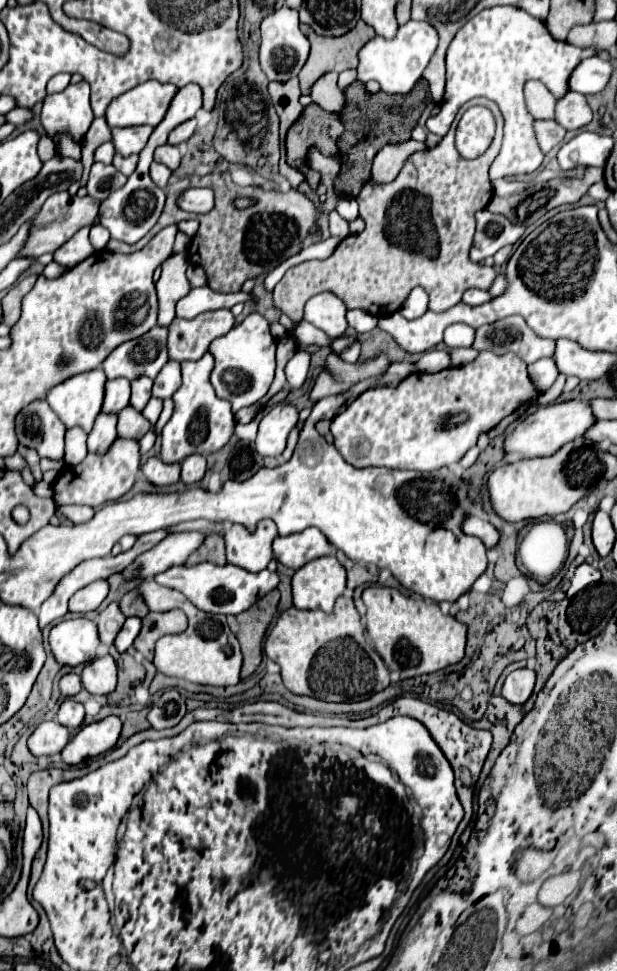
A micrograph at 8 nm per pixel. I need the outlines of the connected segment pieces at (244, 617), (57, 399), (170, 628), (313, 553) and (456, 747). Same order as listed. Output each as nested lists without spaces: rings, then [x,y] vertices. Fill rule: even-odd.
[[[272,590],[244,614],[228,616],[228,624],[232,626],[244,654],[242,678],[248,678],[262,662],[262,640],[270,622],[278,616],[278,602],[280,592]]]
[[[96,368],[88,374],[78,374],[76,378],[68,378],[68,382],[54,386],[46,400],[66,428],[80,426],[84,432],[90,432],[96,416],[102,410],[104,384],[106,374],[102,368]]]
[[[182,610],[150,612],[146,618],[142,618],[142,630],[134,640],[134,648],[142,652],[146,660],[152,660],[156,642],[166,634],[182,634],[186,626],[188,626],[188,620]]]
[[[308,528],[292,536],[276,536],[272,542],[274,558],[288,568],[302,568],[306,562],[332,554],[330,542],[316,528]]]
[[[396,698],[392,702],[392,716],[398,716],[398,714],[408,714],[416,720],[420,720],[428,732],[432,734],[432,738],[436,738],[436,744],[440,746],[440,750],[444,750],[448,762],[452,764],[454,772],[456,772],[456,790],[458,790],[458,798],[466,810],[466,826],[472,822],[472,816],[474,816],[474,810],[472,810],[472,804],[474,804],[474,784],[478,782],[478,776],[482,772],[482,766],[486,762],[486,756],[492,748],[492,732],[488,730],[476,730],[468,724],[464,724],[454,712],[450,710],[444,710],[444,708],[438,708],[430,702],[424,702],[420,698]],[[462,774],[464,774],[464,780],[462,780]]]

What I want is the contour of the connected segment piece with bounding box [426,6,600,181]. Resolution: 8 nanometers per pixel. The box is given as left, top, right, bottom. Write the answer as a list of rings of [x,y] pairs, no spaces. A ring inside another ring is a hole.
[[[496,6],[482,10],[472,18],[464,28],[458,30],[446,54],[446,94],[436,116],[430,116],[426,126],[430,132],[440,138],[448,134],[452,120],[460,106],[474,98],[486,96],[496,100],[500,106],[506,126],[504,142],[498,158],[490,167],[491,181],[515,174],[532,174],[544,162],[544,152],[538,146],[534,134],[534,120],[524,102],[524,84],[528,80],[542,80],[544,86],[552,92],[556,100],[564,98],[570,92],[570,74],[574,68],[600,52],[594,48],[576,48],[568,42],[554,40],[546,24],[538,18],[532,18],[528,12],[512,6]],[[520,168],[520,170],[518,170]]]

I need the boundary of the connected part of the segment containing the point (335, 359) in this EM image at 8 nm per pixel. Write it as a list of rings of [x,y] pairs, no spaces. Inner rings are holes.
[[[332,352],[326,358],[326,366],[320,372],[312,392],[310,392],[310,402],[318,402],[326,396],[338,396],[348,392],[354,384],[368,380],[368,378],[378,378],[388,370],[392,360],[386,354],[380,354],[376,358],[370,358],[366,362],[358,364],[348,364],[340,358],[340,354]]]

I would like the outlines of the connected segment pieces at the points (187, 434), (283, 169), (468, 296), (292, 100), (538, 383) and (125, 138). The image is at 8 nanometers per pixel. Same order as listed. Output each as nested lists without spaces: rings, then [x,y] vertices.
[[[204,354],[204,358],[196,362],[182,364],[182,386],[172,396],[174,400],[174,414],[162,430],[162,452],[160,458],[166,464],[180,464],[192,454],[208,456],[212,452],[222,450],[230,438],[234,436],[236,418],[232,412],[232,404],[228,400],[220,400],[214,394],[210,384],[210,372],[214,366],[212,354]]]
[[[282,150],[282,160],[280,160],[280,174],[292,184],[292,188],[296,188],[298,190],[298,186],[304,182],[304,176],[296,170],[296,168],[290,168],[288,164],[286,164],[286,152]]]
[[[472,288],[472,290],[466,290],[466,292],[464,292],[464,298],[462,298],[462,302],[470,304],[470,306],[480,306],[480,304],[486,304],[486,302],[490,302],[490,298],[494,298],[490,292]]]
[[[298,78],[288,82],[270,82],[268,92],[272,96],[272,104],[280,116],[280,138],[284,142],[290,126],[302,116],[304,106],[300,104],[300,88]]]
[[[542,358],[540,362],[534,362],[528,366],[528,374],[530,374],[530,380],[536,386],[536,390],[546,392],[556,382],[558,368],[552,358]]]
[[[134,126],[128,130],[112,128],[112,142],[116,146],[116,152],[120,152],[122,156],[140,154],[152,132],[154,132],[152,126]]]

